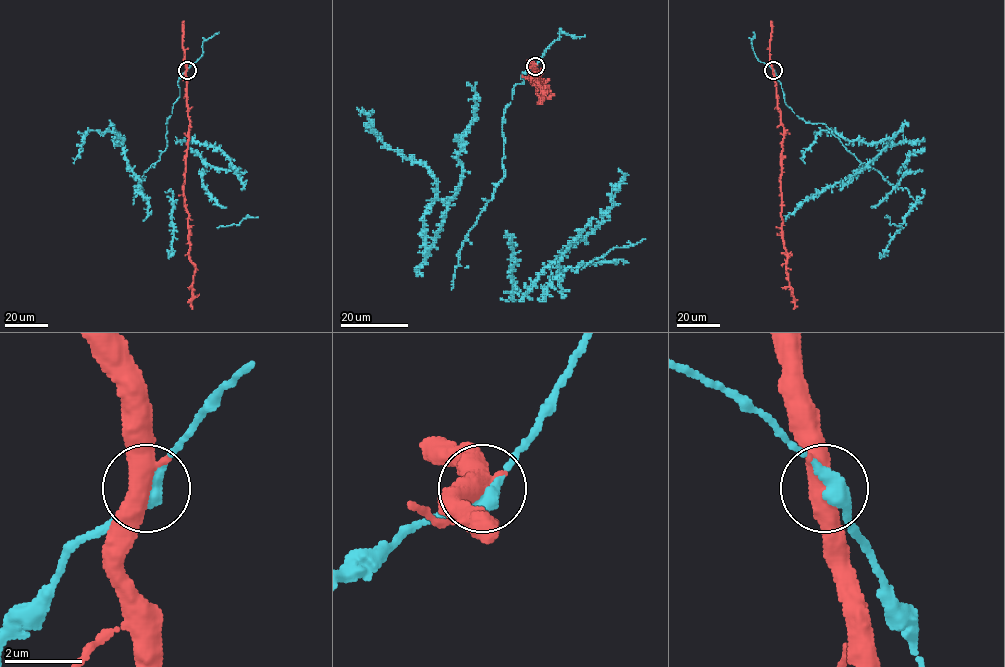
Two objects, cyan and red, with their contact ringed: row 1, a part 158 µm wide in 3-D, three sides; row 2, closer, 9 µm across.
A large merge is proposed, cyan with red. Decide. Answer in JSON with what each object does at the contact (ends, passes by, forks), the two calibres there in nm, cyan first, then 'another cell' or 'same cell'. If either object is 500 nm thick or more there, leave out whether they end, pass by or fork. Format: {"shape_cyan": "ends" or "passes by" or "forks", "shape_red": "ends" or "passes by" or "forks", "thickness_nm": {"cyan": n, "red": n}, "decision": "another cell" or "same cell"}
{"shape_cyan": "passes by", "shape_red": "passes by", "thickness_nm": {"cyan": 360, "red": 480}, "decision": "another cell"}

